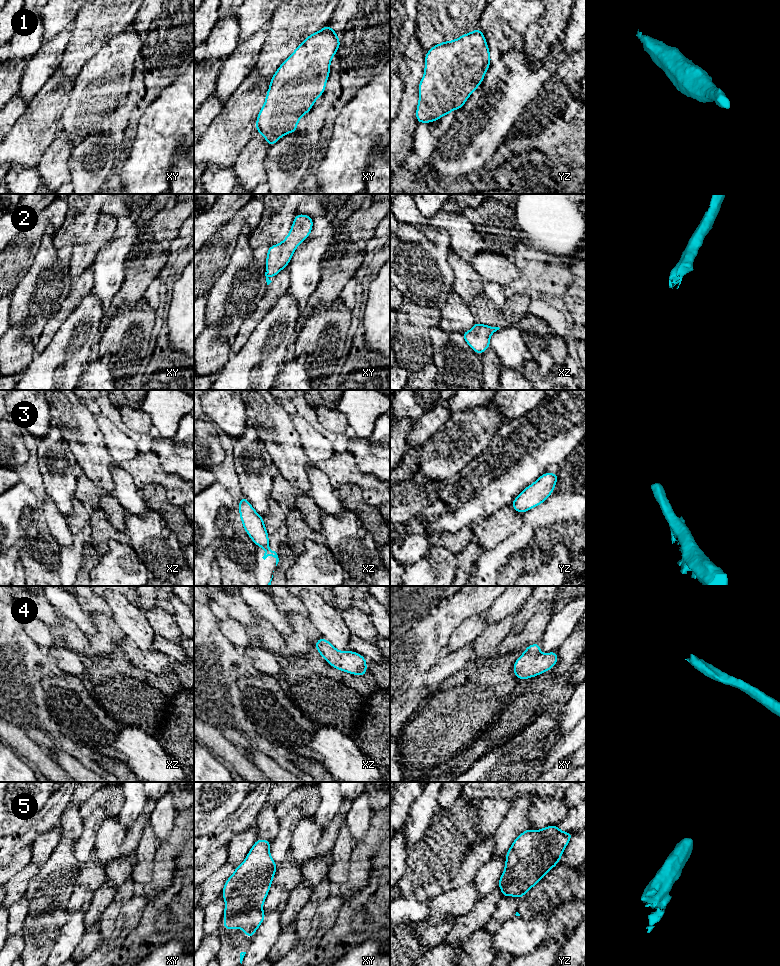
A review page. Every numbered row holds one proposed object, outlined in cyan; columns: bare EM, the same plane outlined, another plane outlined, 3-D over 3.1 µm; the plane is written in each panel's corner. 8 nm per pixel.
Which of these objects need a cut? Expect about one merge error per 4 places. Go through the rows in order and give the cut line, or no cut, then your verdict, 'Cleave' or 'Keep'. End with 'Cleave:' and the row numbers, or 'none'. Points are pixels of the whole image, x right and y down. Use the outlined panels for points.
1: No split. Keep
2: No split. Keep
3: No split. Keep
4: No split. Keep
5: No split. Keep
Cleave: none

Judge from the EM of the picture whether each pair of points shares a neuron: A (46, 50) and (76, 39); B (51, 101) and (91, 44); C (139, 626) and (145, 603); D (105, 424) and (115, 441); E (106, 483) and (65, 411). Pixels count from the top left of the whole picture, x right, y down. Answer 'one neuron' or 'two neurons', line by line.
A: two neurons
B: two neurons
C: two neurons
D: one neuron
E: one neuron

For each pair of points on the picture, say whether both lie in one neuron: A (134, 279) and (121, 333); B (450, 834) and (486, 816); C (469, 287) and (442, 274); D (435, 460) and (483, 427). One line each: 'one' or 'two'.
A: two
B: one
C: two
D: one

